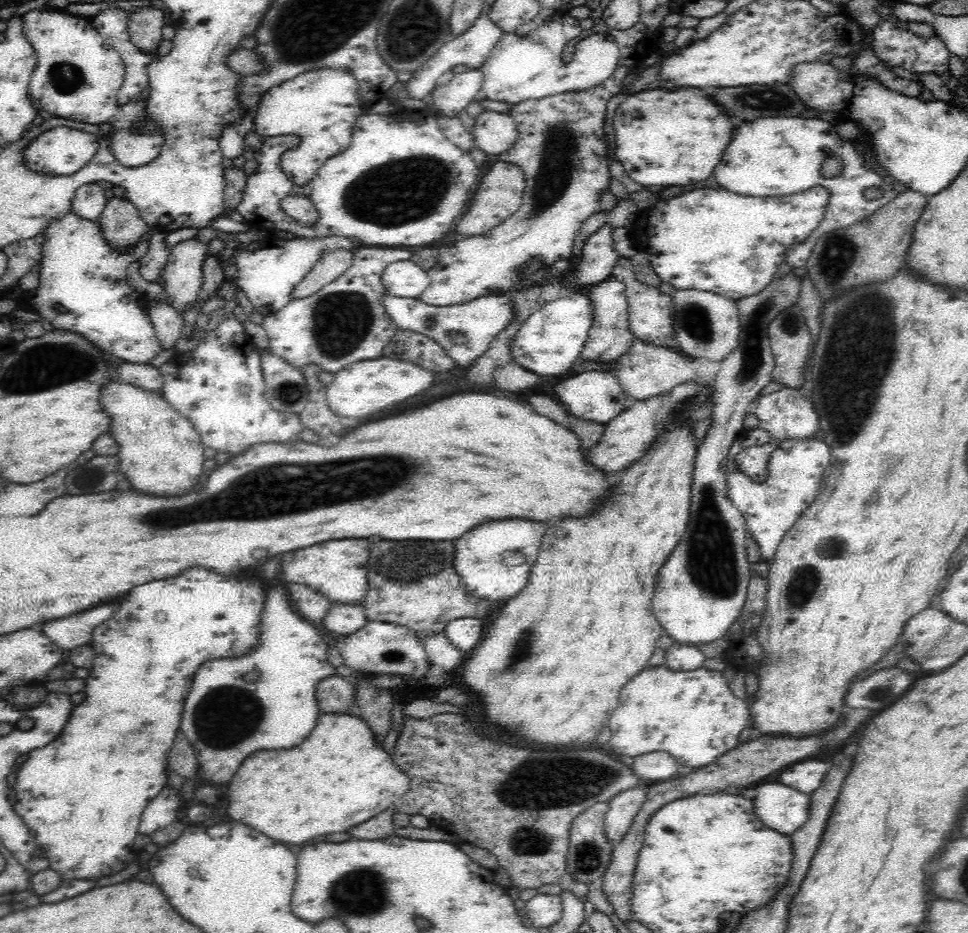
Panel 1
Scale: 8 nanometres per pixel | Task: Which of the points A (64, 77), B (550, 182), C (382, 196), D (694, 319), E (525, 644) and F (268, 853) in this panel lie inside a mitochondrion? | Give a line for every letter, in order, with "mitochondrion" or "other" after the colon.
A: mitochondrion
B: mitochondrion
C: mitochondrion
D: mitochondrion
E: mitochondrion
F: other

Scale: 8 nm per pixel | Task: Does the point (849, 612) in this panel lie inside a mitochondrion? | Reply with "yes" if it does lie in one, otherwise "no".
no

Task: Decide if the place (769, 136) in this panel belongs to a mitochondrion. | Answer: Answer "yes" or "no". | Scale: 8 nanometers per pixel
no

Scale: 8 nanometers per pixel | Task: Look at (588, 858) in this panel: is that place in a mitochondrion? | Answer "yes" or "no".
yes

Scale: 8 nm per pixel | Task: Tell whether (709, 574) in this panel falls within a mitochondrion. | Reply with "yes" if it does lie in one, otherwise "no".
yes

